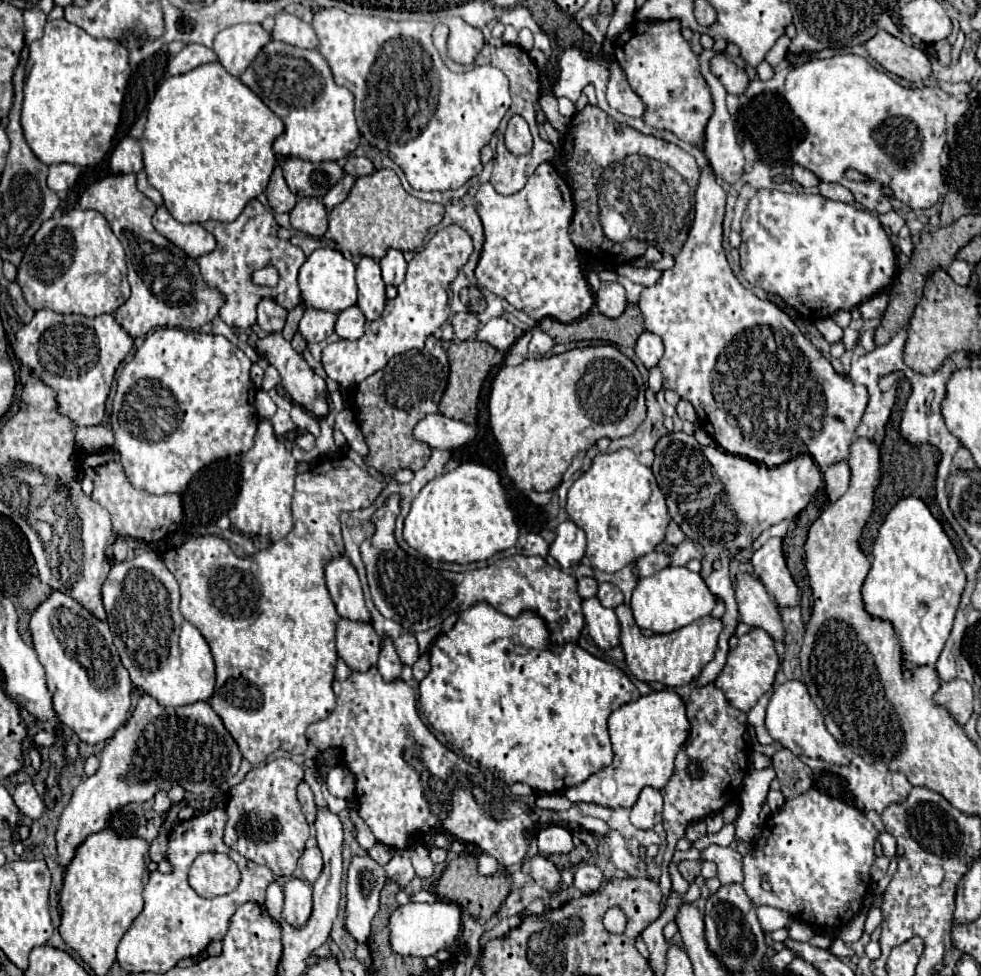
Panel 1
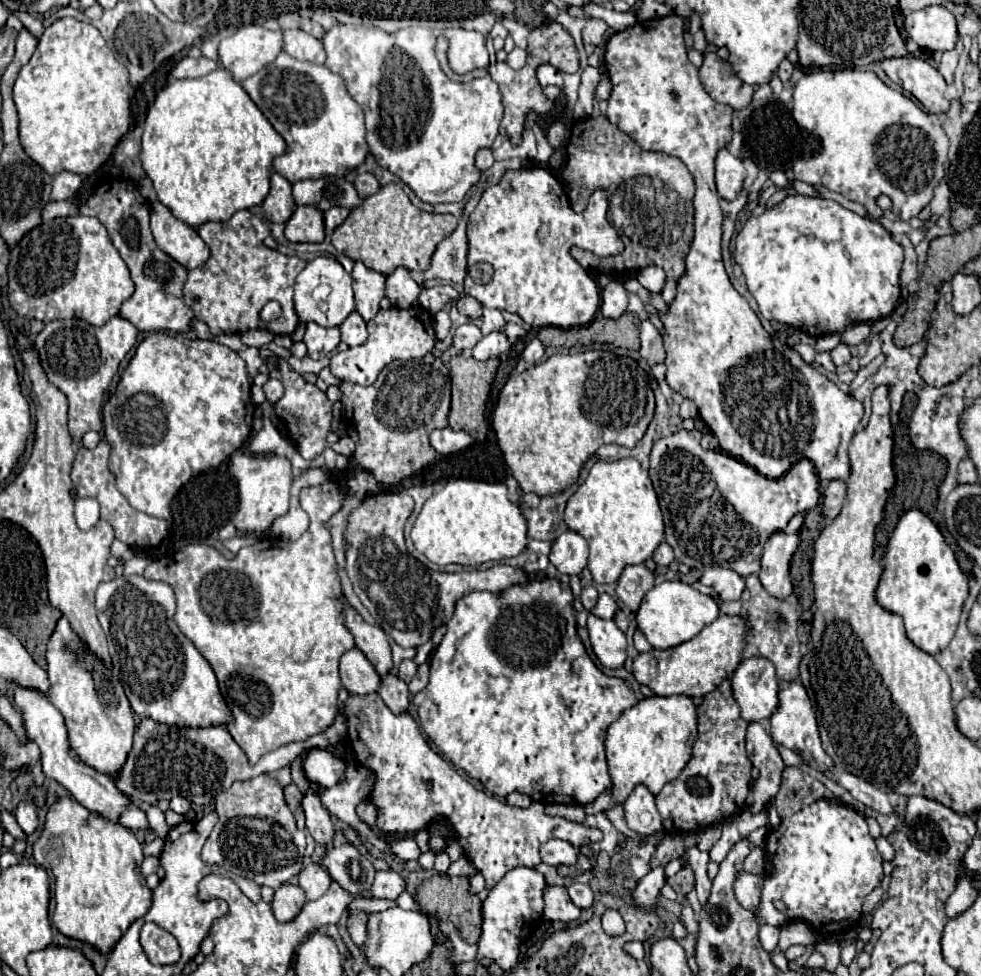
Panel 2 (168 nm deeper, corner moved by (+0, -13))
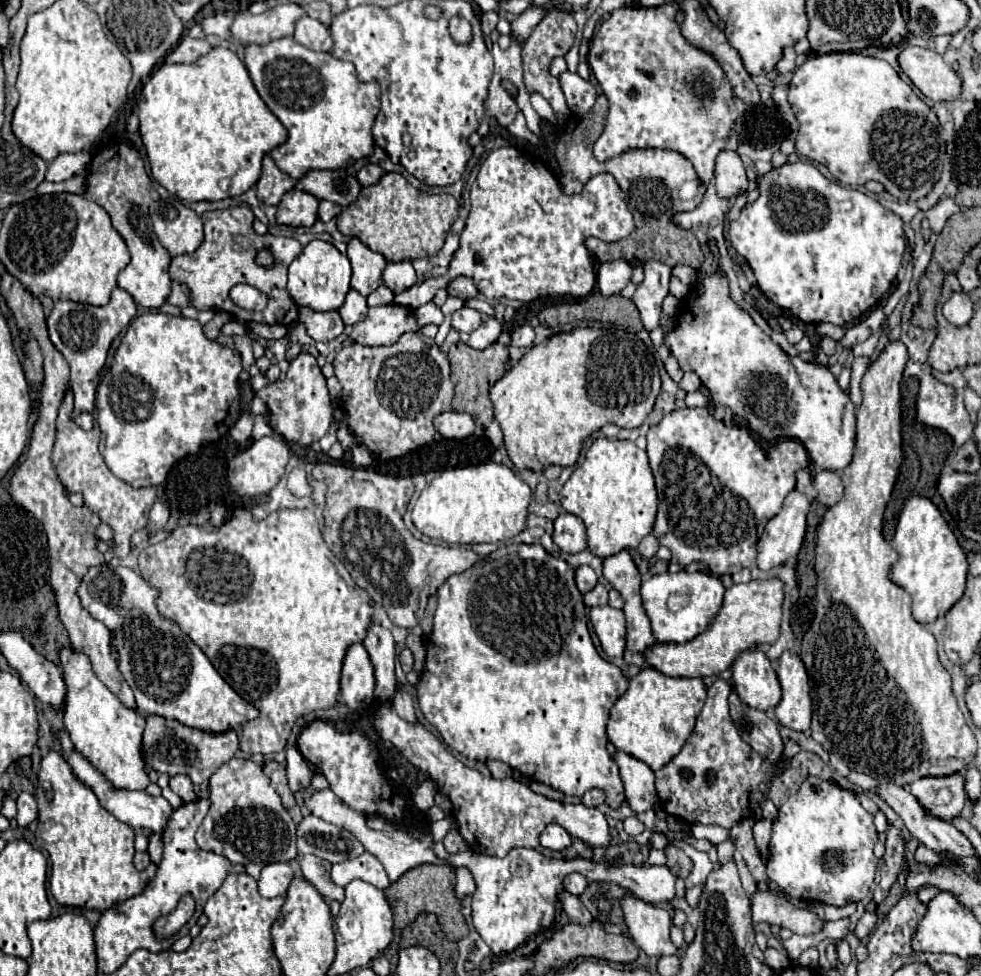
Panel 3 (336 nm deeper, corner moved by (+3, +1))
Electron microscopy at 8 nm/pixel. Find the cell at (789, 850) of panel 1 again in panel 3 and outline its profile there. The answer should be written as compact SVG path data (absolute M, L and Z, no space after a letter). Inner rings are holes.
M807 778L797 794L793 794L773 820L773 836L769 844L767 874L769 878L783 888L791 898L803 902L825 902L831 906L845 906L859 902L867 896L869 886L873 884L877 858L873 856L873 844L877 842L877 830L873 824L873 814L869 814L853 792L827 782L821 778Z

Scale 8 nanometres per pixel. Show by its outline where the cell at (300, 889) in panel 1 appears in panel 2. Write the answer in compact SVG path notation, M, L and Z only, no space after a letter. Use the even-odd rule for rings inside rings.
M282 884L274 892L274 900L272 900L274 918L278 922L290 922L290 920L294 920L298 916L298 912L302 910L304 904L306 904L306 896L304 896L300 886Z

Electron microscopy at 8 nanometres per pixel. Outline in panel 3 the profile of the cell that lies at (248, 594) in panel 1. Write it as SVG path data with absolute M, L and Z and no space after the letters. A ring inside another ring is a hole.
M235 508L231 512L231 518L213 532L205 532L205 528L199 526L179 526L171 532L169 538L165 538L159 544L149 544L141 554L139 554L139 568L143 578L155 586L159 590L159 596L155 600L157 610L161 614L161 618L173 620L201 650L203 654L211 660L211 664L215 666L215 670L223 676L225 682L231 684L231 688L245 698L247 702L251 702L253 706L259 708L259 718L245 724L239 732L239 744L241 750L247 754L275 754L279 750L283 750L287 746L287 738L289 732L293 728L293 724L297 722L297 718L307 716L315 710L321 708L331 708L335 706L335 702L339 700L339 676L341 676L341 664L345 658L347 648L353 642L363 642L367 628L371 626L371 616L373 616L373 602L371 598L365 598L361 594L367 594L363 588L359 588L351 578L349 572L343 566L342 562L329 550L329 546L325 544L319 524L313 516L313 512L309 510L275 510L271 512L265 520L255 520L251 516L251 512L247 508Z

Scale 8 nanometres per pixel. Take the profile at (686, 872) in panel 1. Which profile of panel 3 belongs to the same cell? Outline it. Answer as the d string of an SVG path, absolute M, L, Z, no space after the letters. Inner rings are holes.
M669 844L669 846L665 848L665 856L667 856L667 868L669 868L675 876L679 876L679 878L687 878L687 874L689 874L691 868L693 868L691 858L685 856L685 854L683 854L679 848L675 848L673 844Z

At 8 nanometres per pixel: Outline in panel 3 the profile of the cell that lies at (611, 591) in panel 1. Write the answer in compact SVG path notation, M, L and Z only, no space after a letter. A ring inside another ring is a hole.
M597 584L593 590L585 594L585 606L593 608L593 606L605 606L605 604L607 604L607 590L601 584Z

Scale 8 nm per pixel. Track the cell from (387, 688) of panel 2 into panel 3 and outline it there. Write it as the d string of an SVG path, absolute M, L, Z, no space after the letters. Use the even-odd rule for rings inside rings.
M397 690L397 694L395 694L395 698L393 698L391 704L393 704L395 712L397 712L403 720L407 720L407 722L417 722L415 708L413 708L413 700L411 700L411 696L409 696L407 692Z

